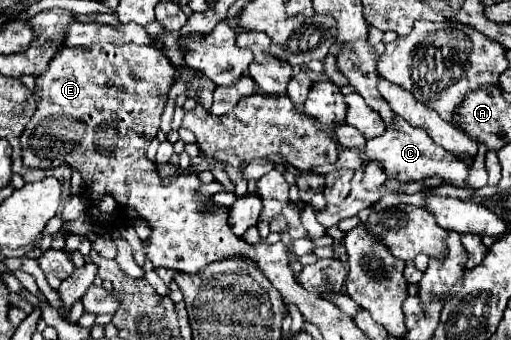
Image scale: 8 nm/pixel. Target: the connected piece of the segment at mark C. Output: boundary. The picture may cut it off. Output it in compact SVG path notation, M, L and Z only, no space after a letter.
M395 114L393 124L387 126L387 130L377 136L367 140L365 144L365 152L363 152L363 160L379 160L387 172L389 178L401 178L401 182L409 182L409 180L421 180L421 178L429 178L429 176L441 176L445 184L451 186L465 186L467 180L467 168L463 162L459 162L457 158L453 158L449 152L445 152L443 148L439 148L427 134L425 130L417 130L413 128L407 120L403 120L401 116Z

